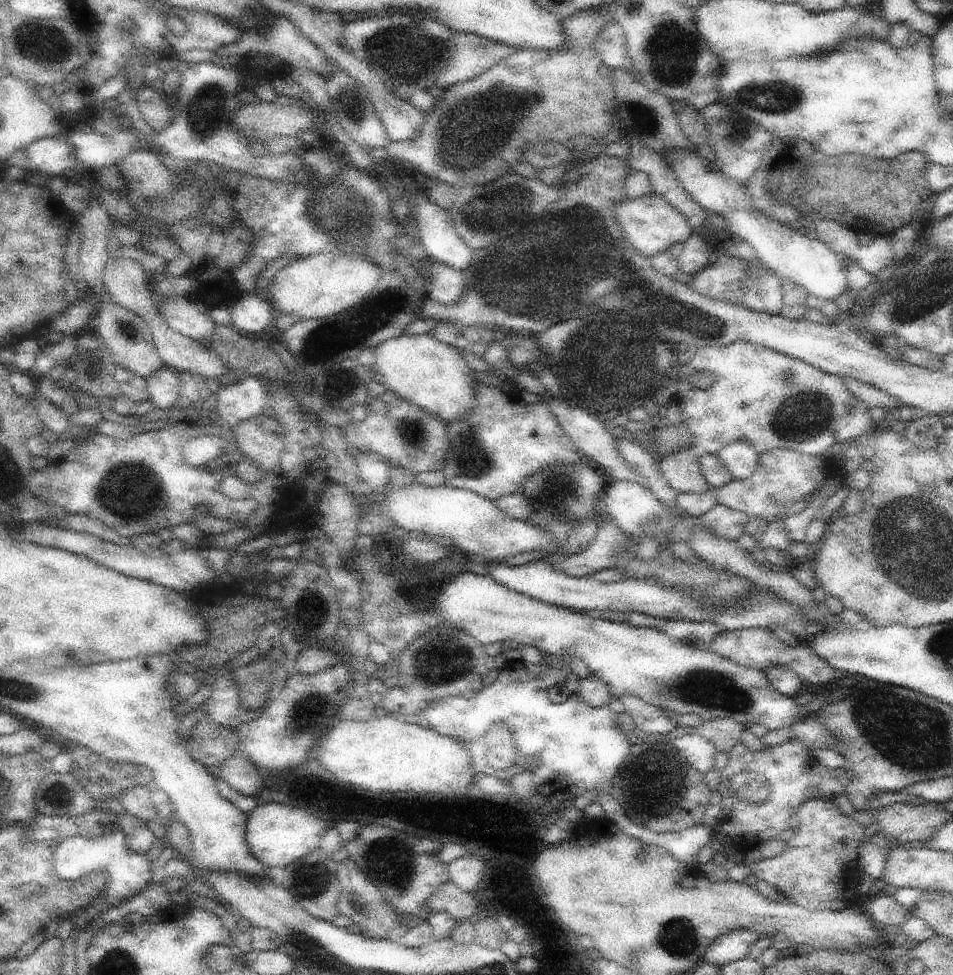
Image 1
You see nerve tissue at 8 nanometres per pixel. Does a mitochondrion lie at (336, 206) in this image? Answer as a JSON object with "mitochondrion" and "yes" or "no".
{"mitochondrion":"yes"}

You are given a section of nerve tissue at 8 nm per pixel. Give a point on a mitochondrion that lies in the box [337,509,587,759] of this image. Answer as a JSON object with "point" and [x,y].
{"point":[441,665]}

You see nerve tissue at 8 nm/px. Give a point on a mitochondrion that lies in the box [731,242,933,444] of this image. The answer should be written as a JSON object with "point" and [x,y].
{"point":[757,291]}

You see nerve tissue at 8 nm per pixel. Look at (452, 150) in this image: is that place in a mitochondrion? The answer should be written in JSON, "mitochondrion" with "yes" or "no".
{"mitochondrion":"yes"}

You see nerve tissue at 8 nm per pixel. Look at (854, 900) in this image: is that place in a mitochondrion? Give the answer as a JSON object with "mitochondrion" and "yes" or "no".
{"mitochondrion":"no"}

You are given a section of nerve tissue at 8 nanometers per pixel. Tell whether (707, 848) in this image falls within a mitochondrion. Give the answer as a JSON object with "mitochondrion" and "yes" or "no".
{"mitochondrion":"no"}

